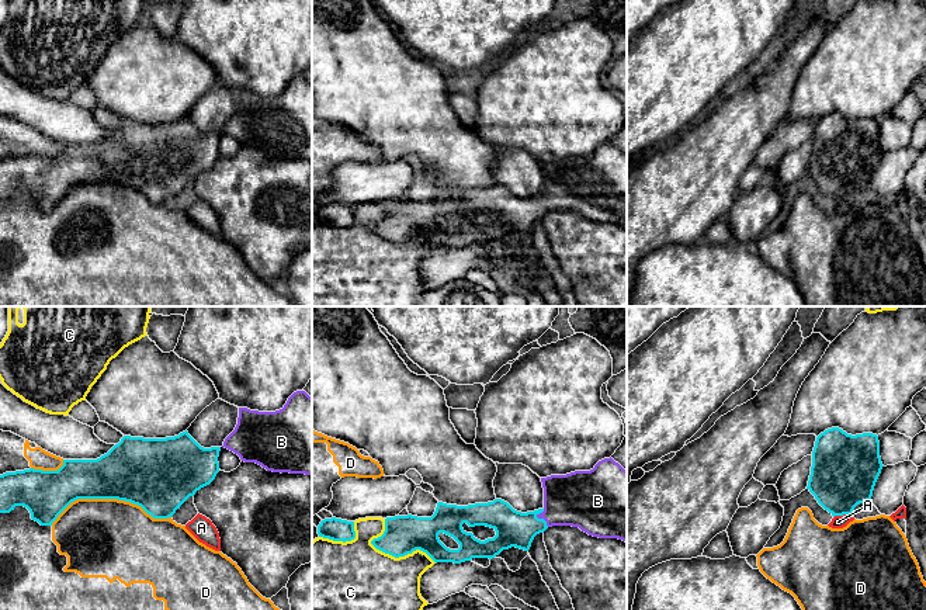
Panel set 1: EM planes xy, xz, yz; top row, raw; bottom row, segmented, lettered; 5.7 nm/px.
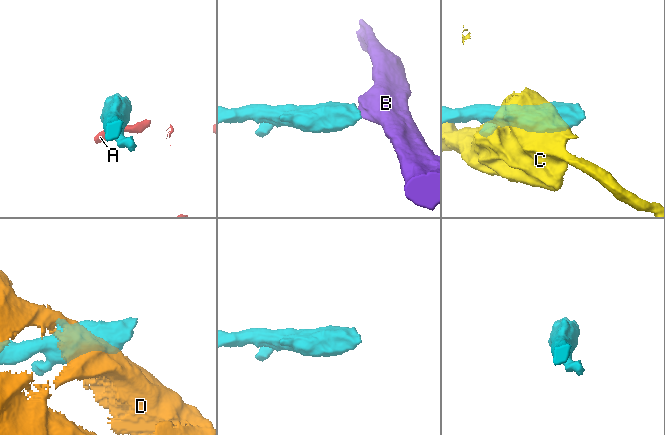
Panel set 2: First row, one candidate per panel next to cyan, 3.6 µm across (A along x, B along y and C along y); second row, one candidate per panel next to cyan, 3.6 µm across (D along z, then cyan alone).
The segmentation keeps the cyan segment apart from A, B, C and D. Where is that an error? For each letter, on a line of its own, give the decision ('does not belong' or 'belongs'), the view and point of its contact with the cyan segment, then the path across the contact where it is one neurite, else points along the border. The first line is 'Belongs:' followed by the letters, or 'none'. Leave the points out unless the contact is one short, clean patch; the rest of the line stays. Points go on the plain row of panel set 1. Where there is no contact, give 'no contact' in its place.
Belongs: B
A: does not belong; contact yz (842, 200); border yz (852, 198), (833, 203)
B: belongs; contact xz (540, 204); way xz (513, 214), (520, 214), (540, 204), (578, 184)
C: does not belong; contact xz (403, 241)
D: does not belong; contact xy (110, 183)

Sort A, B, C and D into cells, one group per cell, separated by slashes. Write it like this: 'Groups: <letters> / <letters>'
Groups: A / B / C / D

